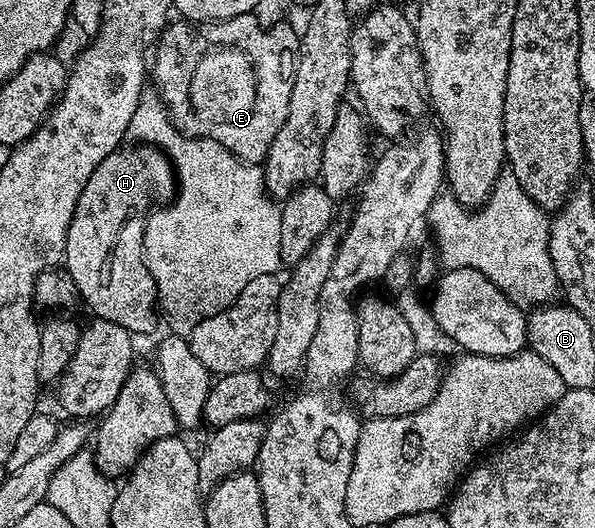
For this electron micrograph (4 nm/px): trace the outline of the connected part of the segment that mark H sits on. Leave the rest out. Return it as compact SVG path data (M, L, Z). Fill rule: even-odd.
M133 145L130 151L125 150L112 151L106 159L99 161L87 185L83 185L83 193L79 193L75 213L67 229L63 260L64 270L68 271L76 286L81 283L81 275L85 275L85 279L100 279L101 263L93 263L93 259L104 262L118 223L129 215L148 212L161 194L166 197L174 194L175 172L164 151L152 145Z

